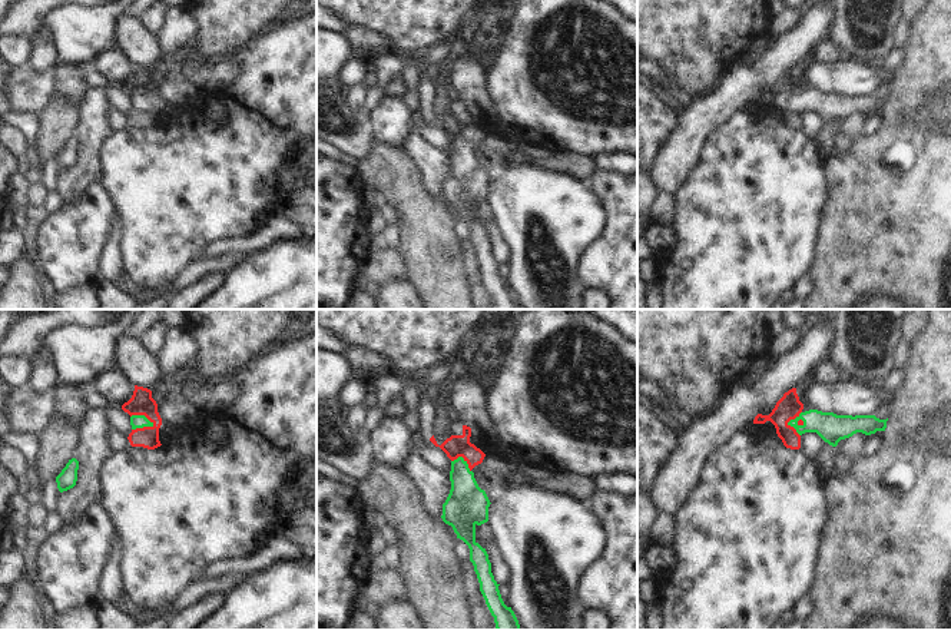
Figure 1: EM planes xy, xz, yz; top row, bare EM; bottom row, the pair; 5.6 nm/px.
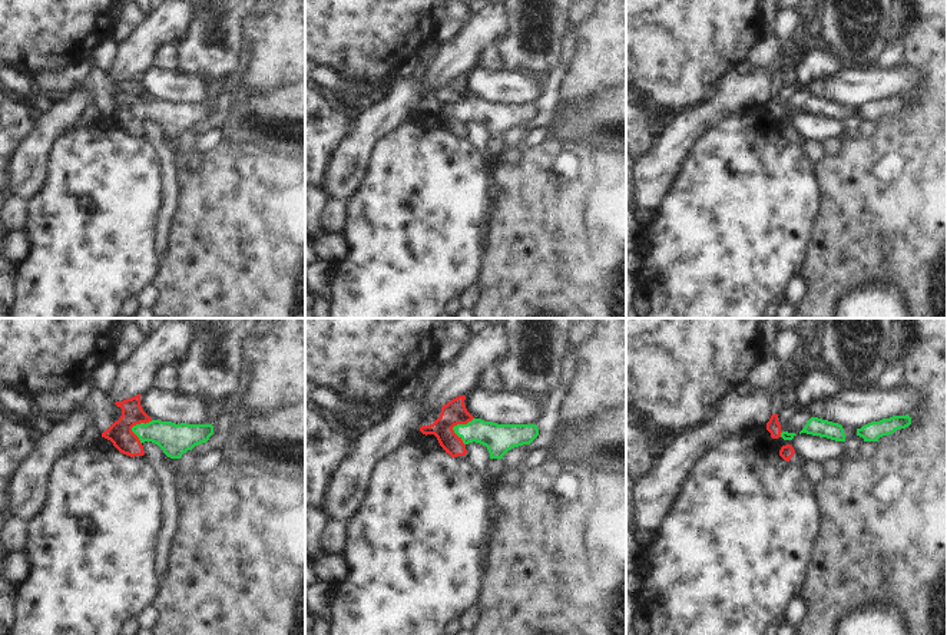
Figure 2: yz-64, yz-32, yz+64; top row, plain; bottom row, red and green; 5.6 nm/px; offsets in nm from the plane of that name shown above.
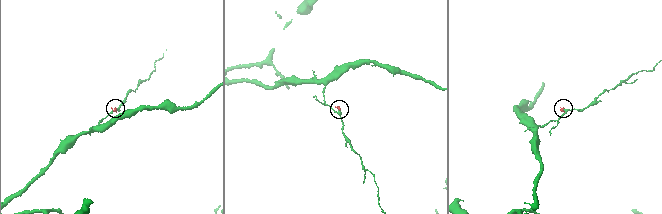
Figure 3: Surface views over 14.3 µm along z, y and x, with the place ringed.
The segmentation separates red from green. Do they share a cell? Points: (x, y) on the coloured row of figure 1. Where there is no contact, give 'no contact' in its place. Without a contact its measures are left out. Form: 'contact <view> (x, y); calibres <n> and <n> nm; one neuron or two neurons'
contact yz (788, 421); calibres 140 and 160 nm; two neurons

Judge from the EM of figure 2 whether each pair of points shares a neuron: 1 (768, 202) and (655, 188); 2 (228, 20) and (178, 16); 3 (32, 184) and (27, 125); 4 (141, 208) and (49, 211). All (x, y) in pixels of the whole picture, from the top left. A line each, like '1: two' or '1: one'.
1: two
2: two
3: two
4: one

